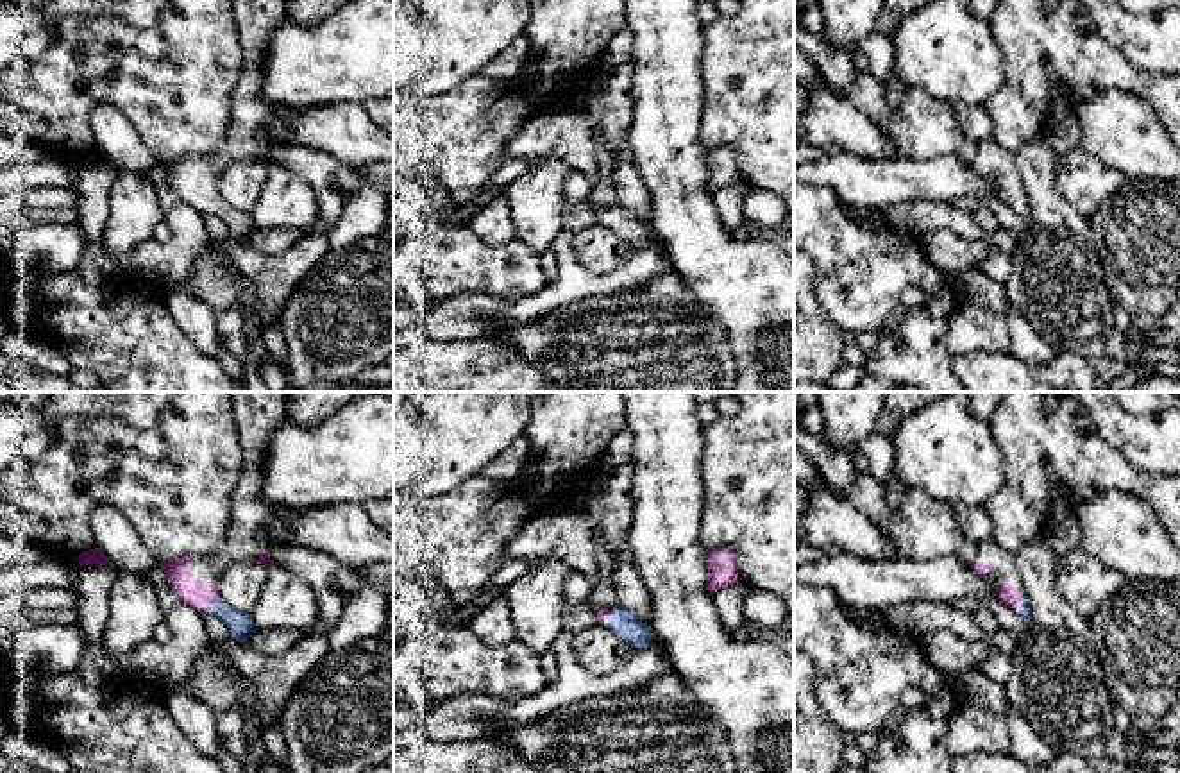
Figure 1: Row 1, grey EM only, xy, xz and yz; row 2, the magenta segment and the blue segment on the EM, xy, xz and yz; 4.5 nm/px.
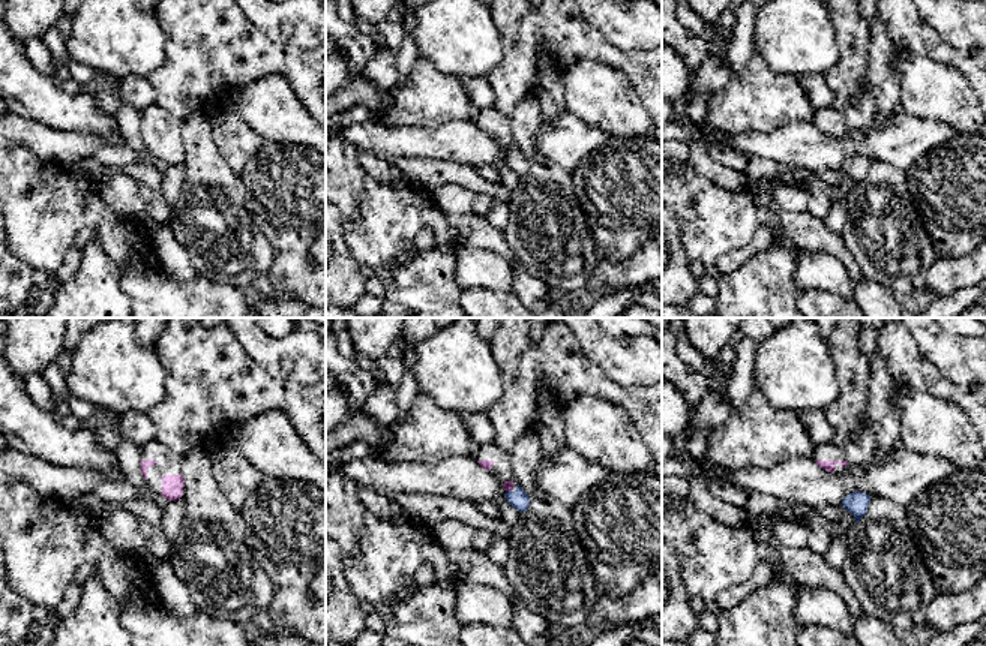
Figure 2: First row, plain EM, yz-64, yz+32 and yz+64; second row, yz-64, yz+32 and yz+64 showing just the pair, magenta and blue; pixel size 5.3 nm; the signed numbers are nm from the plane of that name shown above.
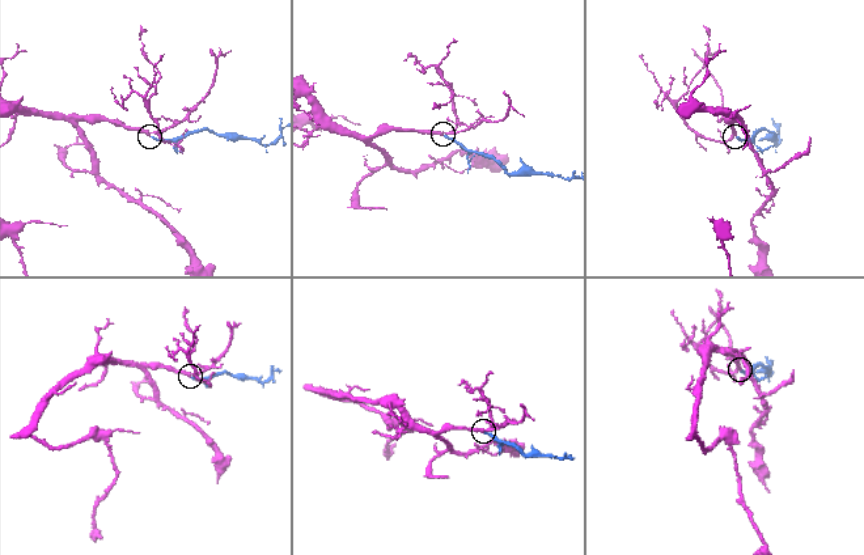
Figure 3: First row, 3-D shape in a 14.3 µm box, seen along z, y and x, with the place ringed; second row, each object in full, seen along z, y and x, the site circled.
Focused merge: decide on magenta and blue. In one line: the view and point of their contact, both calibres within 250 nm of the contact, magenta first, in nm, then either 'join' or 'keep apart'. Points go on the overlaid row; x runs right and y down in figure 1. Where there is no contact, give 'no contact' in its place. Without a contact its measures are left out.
yz (1018, 605) | 90/60 nm | join

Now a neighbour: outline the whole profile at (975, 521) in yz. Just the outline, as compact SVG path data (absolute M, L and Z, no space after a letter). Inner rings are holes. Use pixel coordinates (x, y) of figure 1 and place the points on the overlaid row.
M957 505L953 512L971 549L994 539L994 524L985 506Z

